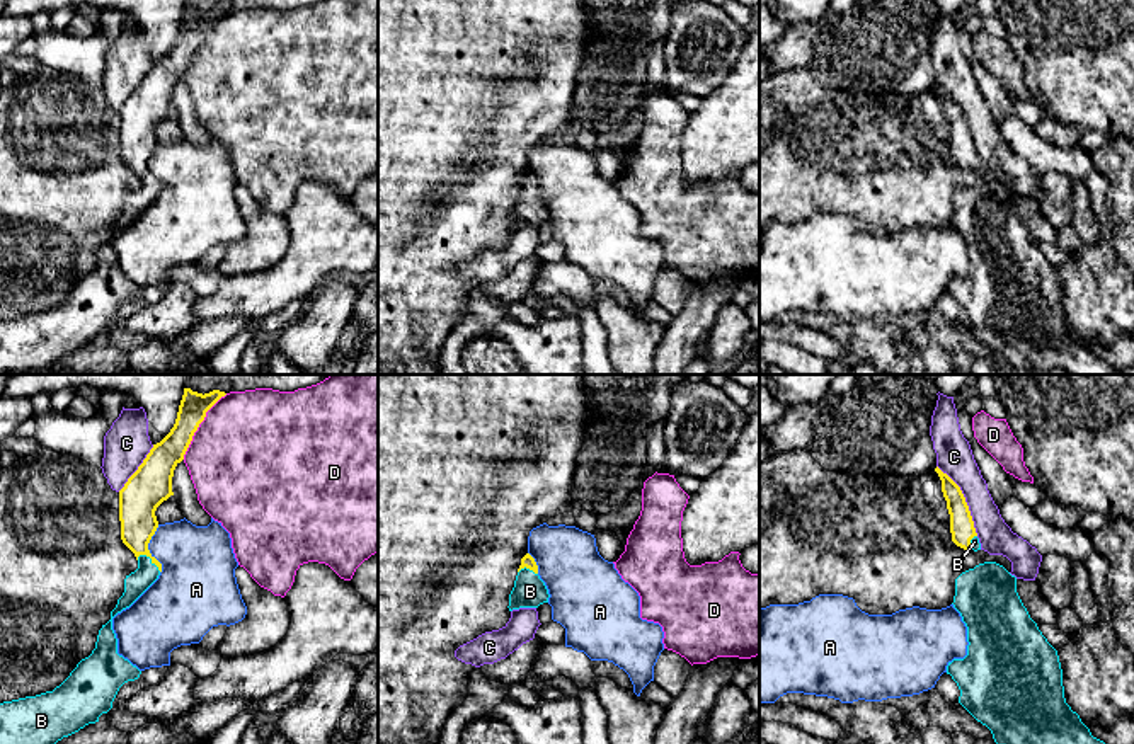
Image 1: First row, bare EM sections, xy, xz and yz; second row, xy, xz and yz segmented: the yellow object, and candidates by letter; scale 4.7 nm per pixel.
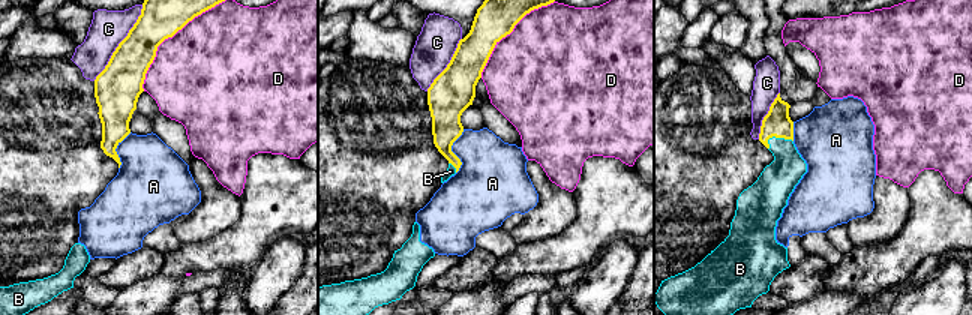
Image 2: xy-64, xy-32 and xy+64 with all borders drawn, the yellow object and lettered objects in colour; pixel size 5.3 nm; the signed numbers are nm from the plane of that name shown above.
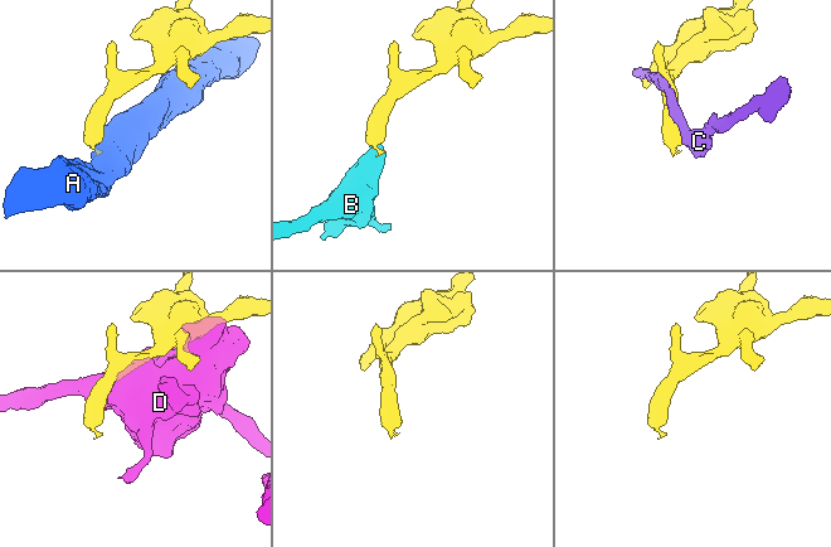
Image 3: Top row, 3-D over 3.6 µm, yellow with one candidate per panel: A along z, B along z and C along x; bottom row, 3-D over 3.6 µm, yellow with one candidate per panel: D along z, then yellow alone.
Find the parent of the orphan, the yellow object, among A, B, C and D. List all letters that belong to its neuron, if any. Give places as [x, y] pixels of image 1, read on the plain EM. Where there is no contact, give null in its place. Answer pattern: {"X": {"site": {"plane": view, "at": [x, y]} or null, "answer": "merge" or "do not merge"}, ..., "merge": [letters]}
{"A": {"site": {"plane": "xy", "at": [147, 167]}, "answer": "do not merge"}, "B": {"site": {"plane": "xy", "at": [150, 176]}, "answer": "merge"}, "C": {"site": {"plane": "yz", "at": [964, 120]}, "answer": "do not merge"}, "D": {"site": {"plane": "xy", "at": [198, 45]}, "answer": "do not merge"}, "merge": ["B"]}

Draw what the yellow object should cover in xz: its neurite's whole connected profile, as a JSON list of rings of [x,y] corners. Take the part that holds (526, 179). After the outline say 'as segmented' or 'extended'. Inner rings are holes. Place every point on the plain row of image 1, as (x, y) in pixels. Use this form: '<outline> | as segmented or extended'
[[[526,172],[521,177],[514,206],[509,213],[509,230],[519,226],[538,226],[543,221],[548,221],[548,208],[538,194],[538,184],[535,177]]] | extended

